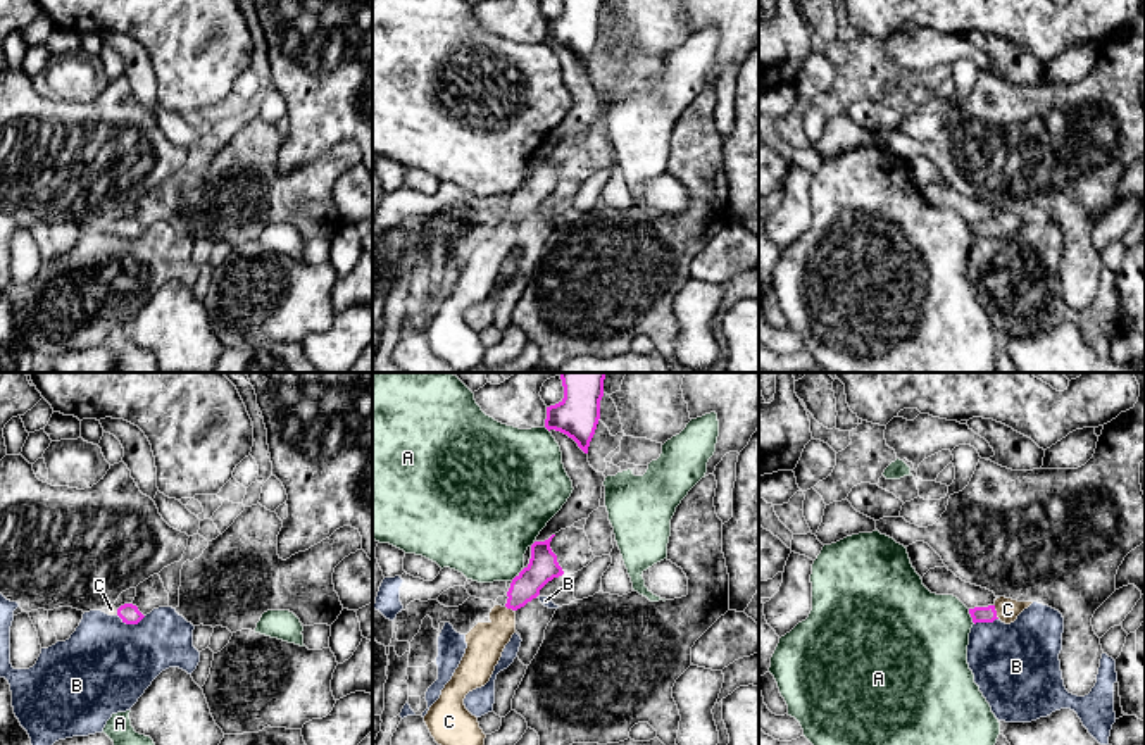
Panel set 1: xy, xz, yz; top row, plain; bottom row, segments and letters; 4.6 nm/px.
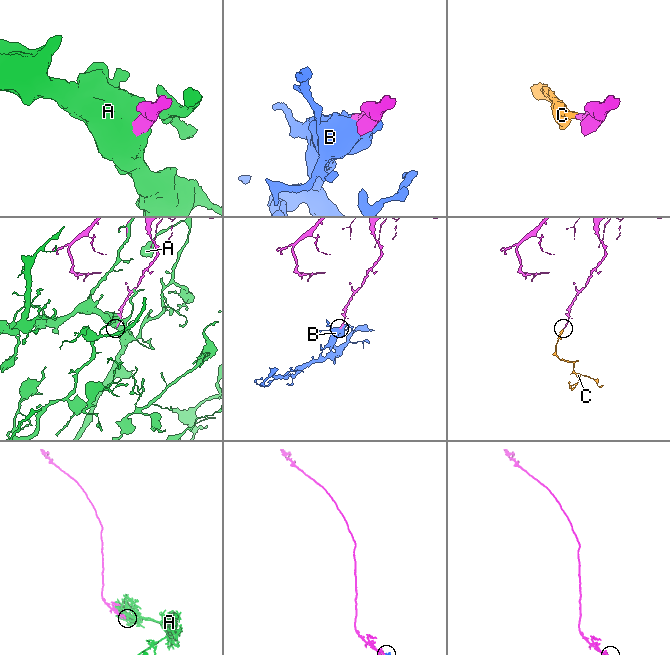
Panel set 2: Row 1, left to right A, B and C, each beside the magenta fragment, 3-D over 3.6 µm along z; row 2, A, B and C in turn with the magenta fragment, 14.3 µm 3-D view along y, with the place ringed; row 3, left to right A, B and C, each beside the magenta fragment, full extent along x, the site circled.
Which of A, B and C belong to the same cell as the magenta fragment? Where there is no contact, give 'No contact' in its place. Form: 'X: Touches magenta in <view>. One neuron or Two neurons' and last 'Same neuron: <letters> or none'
A: Touches magenta in yz. Two neurons
B: Touches magenta in xy. Two neurons
C: Touches magenta in yz. One neuron
Same neuron: C

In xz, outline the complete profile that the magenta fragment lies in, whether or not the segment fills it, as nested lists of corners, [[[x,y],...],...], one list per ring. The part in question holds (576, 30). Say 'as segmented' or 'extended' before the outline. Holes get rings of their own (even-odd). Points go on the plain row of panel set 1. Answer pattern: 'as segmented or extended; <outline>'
as segmented; [[[564,0],[564,12],[547,21],[545,41],[572,52],[588,67],[600,33],[604,0]]]

